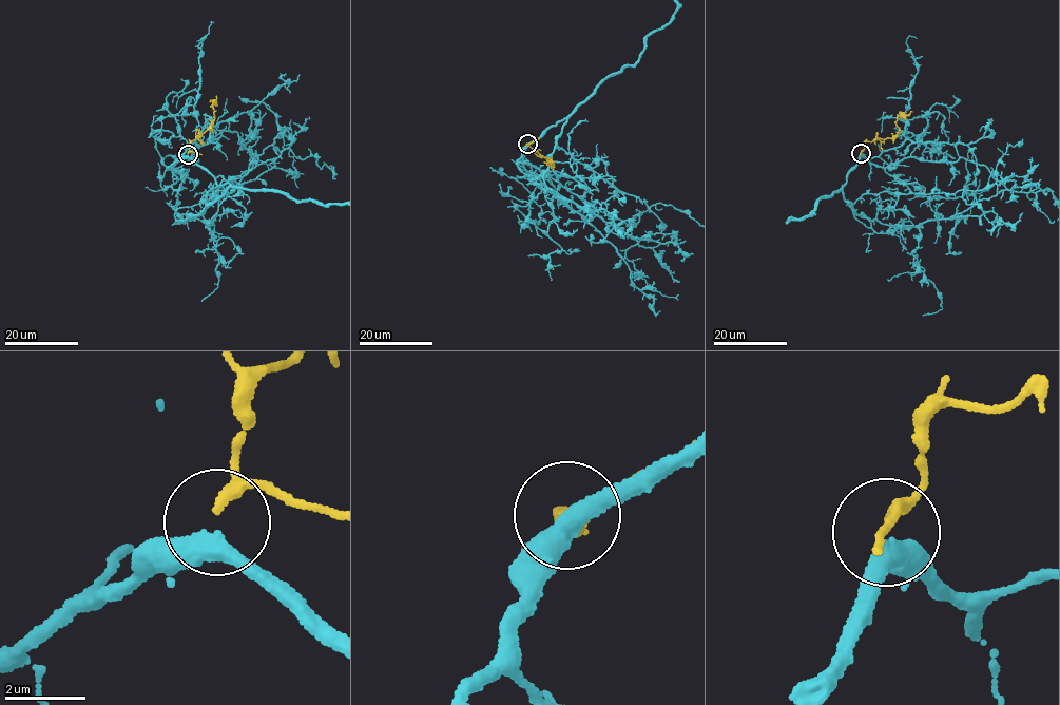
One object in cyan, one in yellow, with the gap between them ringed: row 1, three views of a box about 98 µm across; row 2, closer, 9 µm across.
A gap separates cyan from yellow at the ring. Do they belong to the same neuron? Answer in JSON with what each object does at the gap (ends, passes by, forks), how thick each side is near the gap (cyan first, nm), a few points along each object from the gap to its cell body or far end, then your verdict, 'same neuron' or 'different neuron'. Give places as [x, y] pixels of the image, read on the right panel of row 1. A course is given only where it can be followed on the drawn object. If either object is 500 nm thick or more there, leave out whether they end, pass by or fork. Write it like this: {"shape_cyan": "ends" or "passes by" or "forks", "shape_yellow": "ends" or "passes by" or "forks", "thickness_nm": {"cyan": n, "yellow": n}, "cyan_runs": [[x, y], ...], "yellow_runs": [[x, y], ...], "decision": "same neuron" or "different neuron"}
{"shape_cyan": "passes by", "shape_yellow": "passes by", "thickness_nm": {"cyan": 420, "yellow": 200}, "yellow_runs": [[861, 152], [866, 141], [892, 138], [899, 131], [897, 118], [911, 111]], "decision": "same neuron"}

